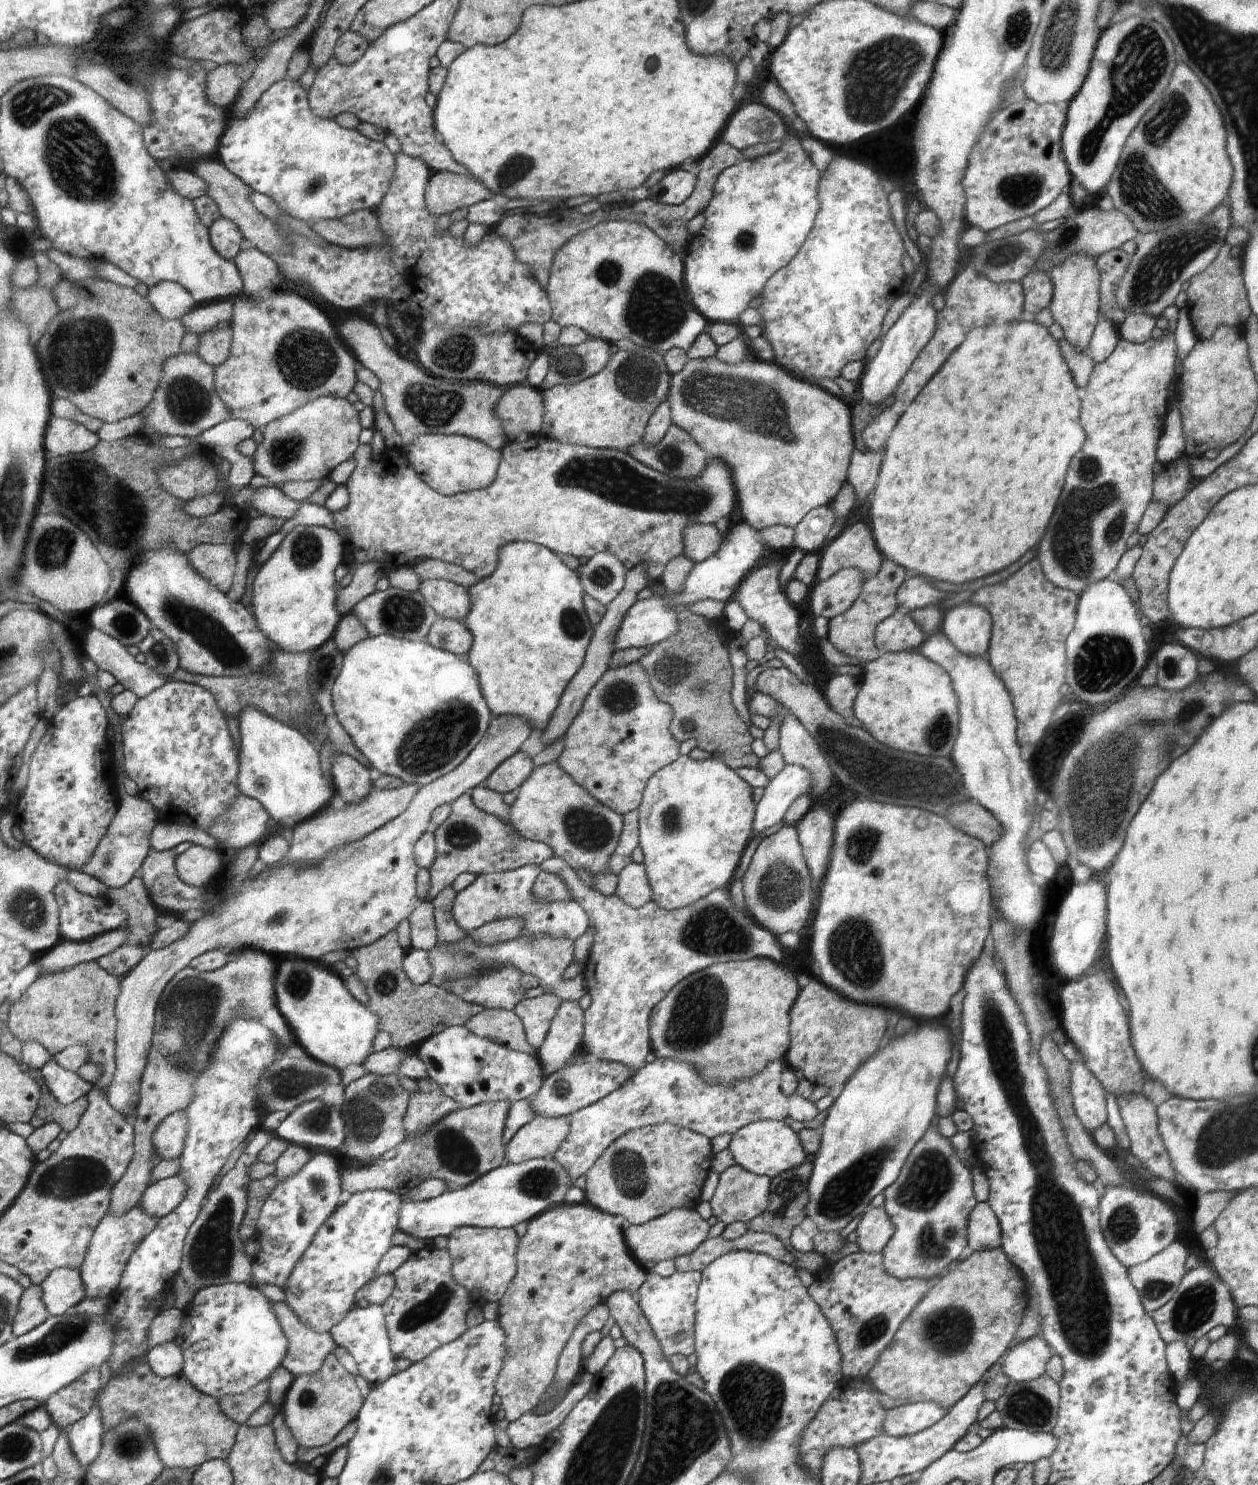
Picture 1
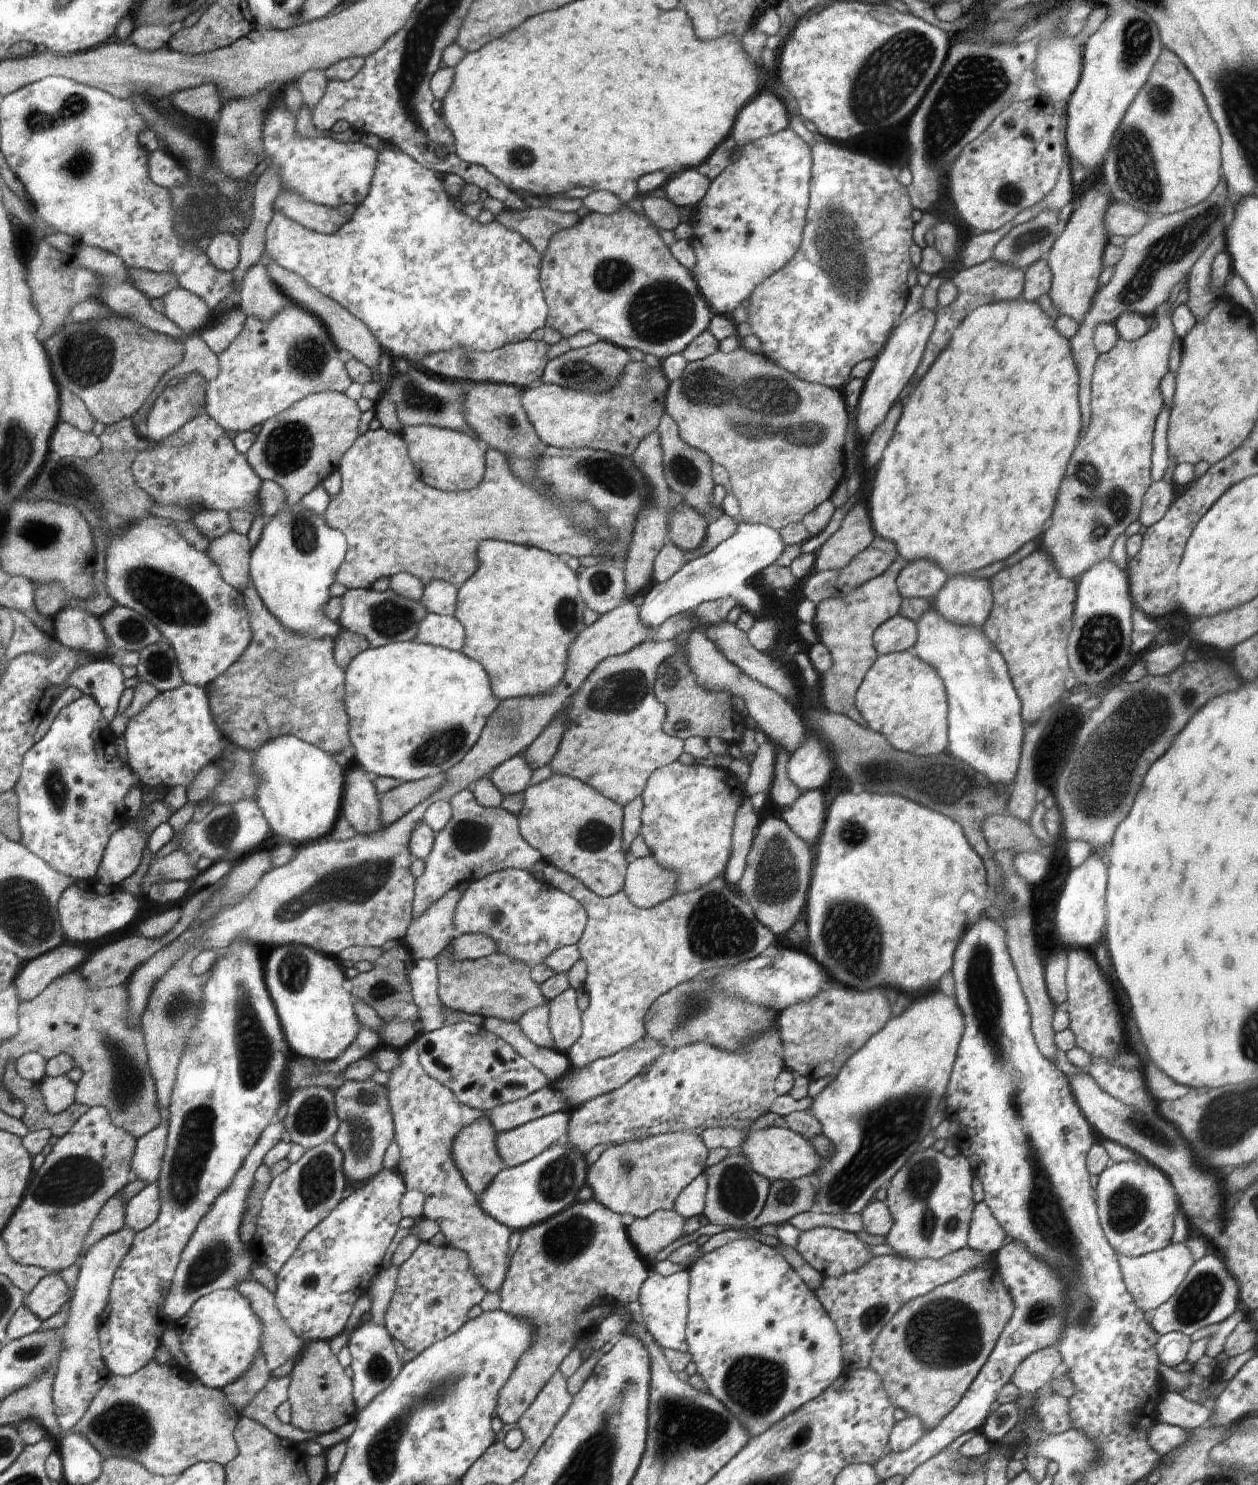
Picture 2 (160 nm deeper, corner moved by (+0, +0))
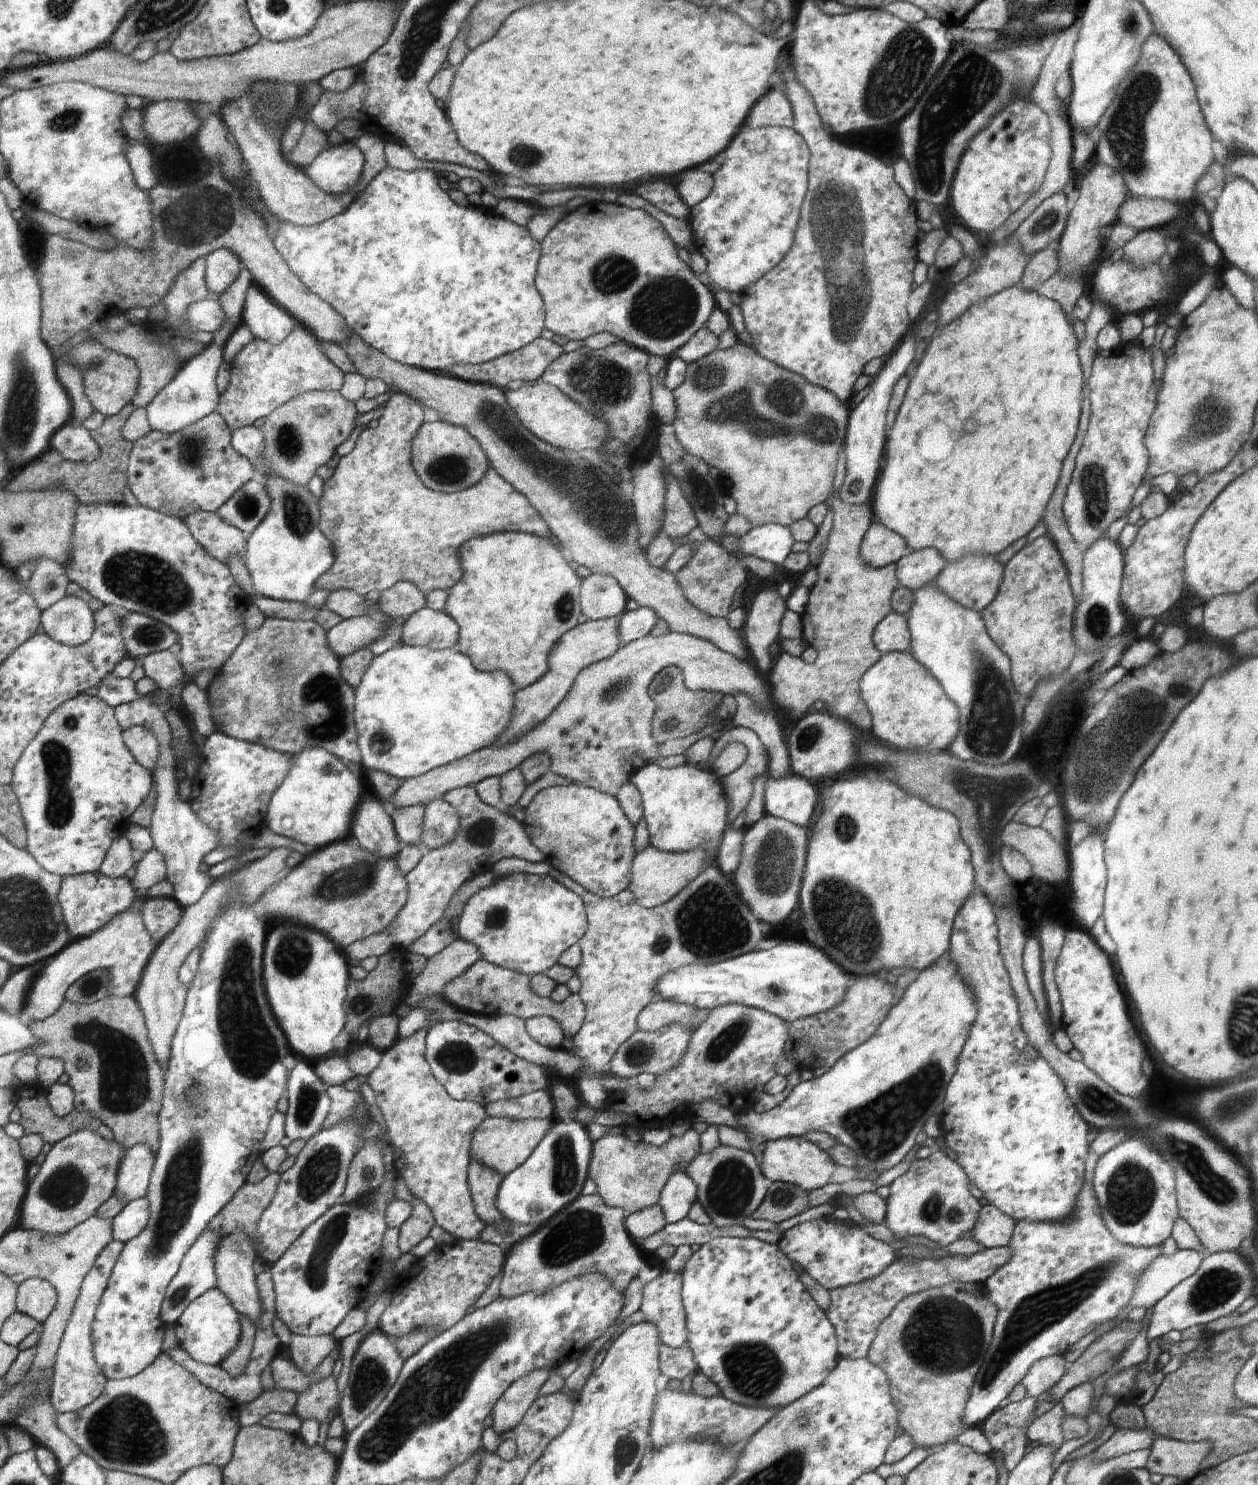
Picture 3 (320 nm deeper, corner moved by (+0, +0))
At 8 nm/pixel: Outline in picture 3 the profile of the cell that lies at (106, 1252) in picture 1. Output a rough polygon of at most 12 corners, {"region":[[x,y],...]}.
{"region":[[112,1241],[81,1285],[51,1376],[51,1405],[76,1412],[108,1379],[93,1320],[123,1242]]}

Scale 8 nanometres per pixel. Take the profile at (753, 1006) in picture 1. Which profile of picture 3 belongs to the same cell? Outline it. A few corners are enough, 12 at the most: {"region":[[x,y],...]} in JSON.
{"region":[[654,995],[641,1010],[637,1030],[652,1032],[674,1023],[695,1028],[698,1009]]}

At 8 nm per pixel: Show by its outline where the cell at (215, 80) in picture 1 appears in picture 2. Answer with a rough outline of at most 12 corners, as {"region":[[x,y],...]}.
{"region":[[209,83],[174,93],[183,115],[218,122],[224,108]]}

